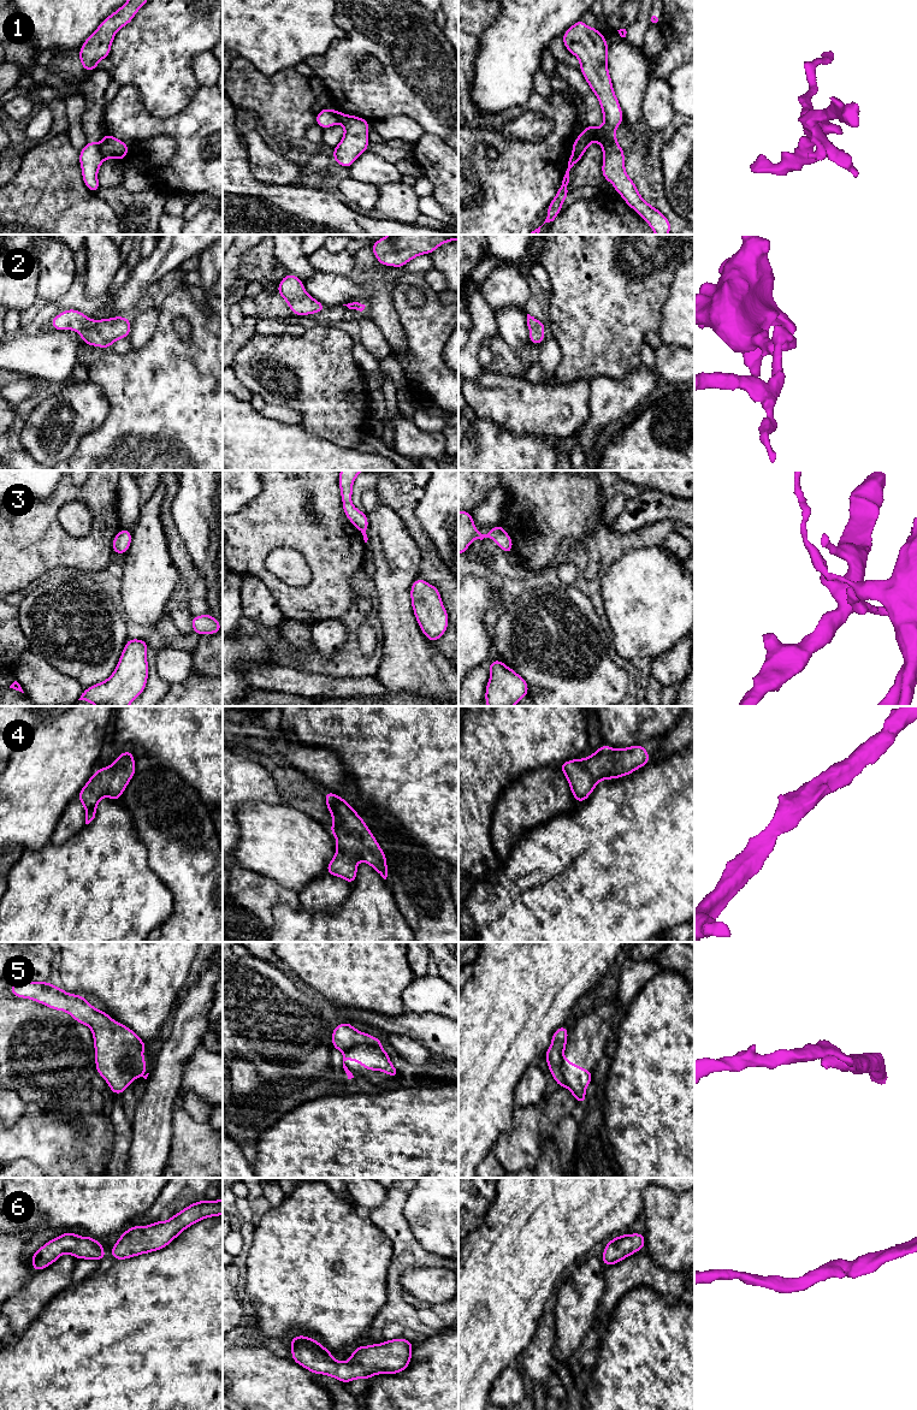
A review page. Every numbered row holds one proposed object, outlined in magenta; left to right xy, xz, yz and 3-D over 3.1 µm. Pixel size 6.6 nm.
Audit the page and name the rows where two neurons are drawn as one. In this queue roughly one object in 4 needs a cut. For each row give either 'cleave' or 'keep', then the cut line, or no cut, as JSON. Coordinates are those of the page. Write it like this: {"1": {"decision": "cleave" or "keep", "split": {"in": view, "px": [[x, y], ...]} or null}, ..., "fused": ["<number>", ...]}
{"1": {"decision": "cleave", "split": {"in": "xy", "px": [[100, 142], [100, 152], [105, 158]]}}, "2": {"decision": "keep", "split": null}, "3": {"decision": "cleave", "split": {"in": "xz", "px": [[347, 499], [348, 516]]}}, "4": {"decision": "keep", "split": null}, "5": {"decision": "cleave", "split": {"in": "xz", "px": [[379, 1046], [356, 1044], [343, 1052]]}}, "6": {"decision": "keep", "split": null}, "fused": ["1", "3", "5"]}

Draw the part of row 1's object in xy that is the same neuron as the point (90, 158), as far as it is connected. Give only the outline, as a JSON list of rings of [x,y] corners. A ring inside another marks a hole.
[[[88,141],[85,147],[79,152],[83,183],[94,194],[100,189],[97,172],[103,160],[101,143]]]

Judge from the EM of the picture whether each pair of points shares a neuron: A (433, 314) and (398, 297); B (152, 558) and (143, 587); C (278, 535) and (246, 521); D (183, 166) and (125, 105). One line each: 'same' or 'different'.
A: same
B: same
C: same
D: same

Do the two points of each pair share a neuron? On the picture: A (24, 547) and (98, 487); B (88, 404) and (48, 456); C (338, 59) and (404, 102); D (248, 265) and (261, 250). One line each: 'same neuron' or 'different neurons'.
A: same neuron
B: same neuron
C: same neuron
D: same neuron

